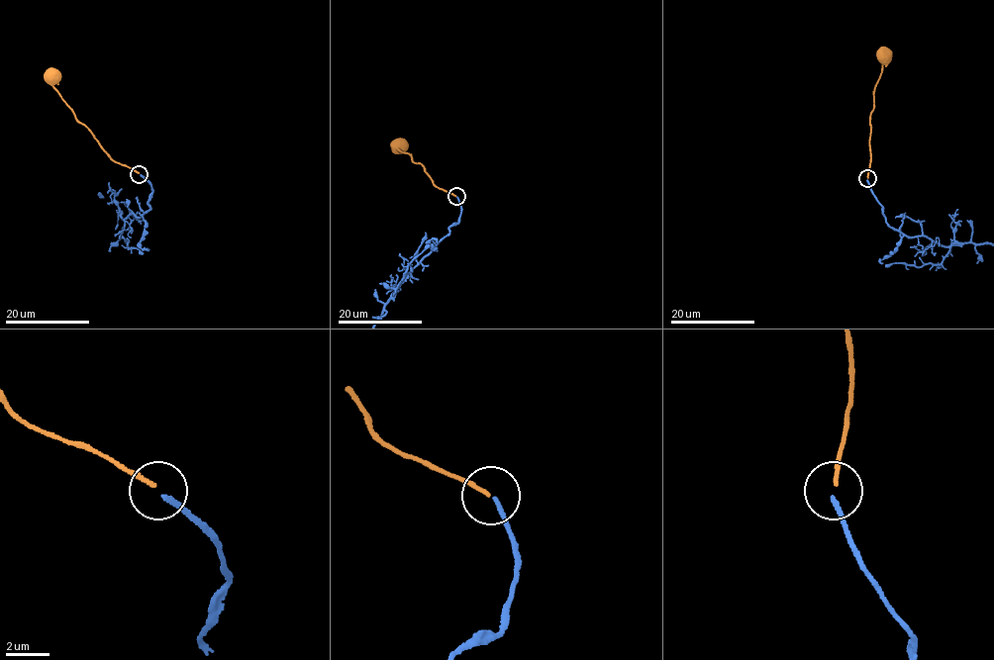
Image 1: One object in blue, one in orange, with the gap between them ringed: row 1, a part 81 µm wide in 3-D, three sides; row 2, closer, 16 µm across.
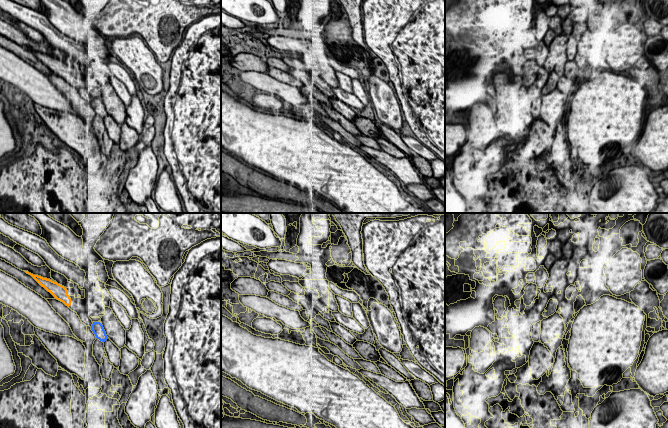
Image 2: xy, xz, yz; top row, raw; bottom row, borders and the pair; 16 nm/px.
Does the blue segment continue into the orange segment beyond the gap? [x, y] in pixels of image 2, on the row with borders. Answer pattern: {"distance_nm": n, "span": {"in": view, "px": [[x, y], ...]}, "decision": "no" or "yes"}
{"distance_nm": 460, "span": {"in": "xy", "px": [[93, 322], [70, 304]]}, "decision": "no"}

